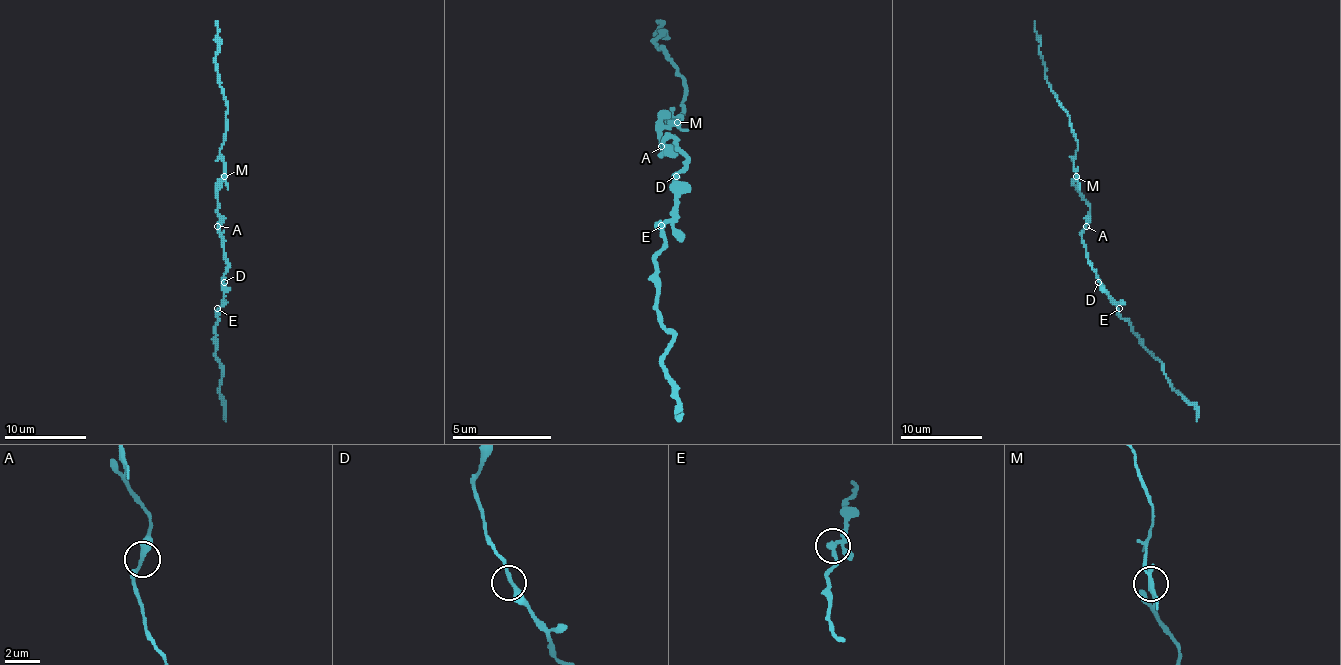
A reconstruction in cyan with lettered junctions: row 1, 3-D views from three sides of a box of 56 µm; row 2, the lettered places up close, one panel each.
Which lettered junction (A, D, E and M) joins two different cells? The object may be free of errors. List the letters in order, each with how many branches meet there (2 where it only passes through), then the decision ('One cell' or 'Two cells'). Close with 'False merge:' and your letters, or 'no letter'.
A: Branches: 3. One cell
D: Branches: 2. One cell
E: Branches: 3. One cell
M: Branches: 3. Two cells
False merge: M

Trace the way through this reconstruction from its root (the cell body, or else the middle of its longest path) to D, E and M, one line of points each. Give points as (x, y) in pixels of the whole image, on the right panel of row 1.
D: (1084, 230), (1082, 243), (1098, 282)
E: (1084, 230), (1082, 243), (1088, 263), (1096, 273), (1100, 288), (1119, 308)
M: (1084, 230), (1090, 204), (1080, 191), (1075, 177)

